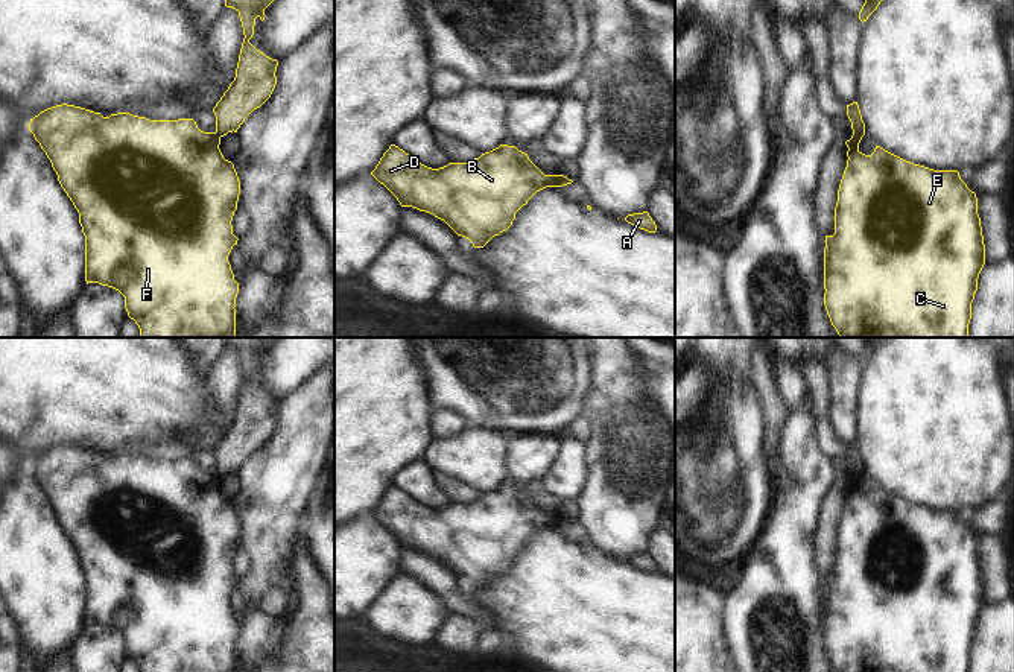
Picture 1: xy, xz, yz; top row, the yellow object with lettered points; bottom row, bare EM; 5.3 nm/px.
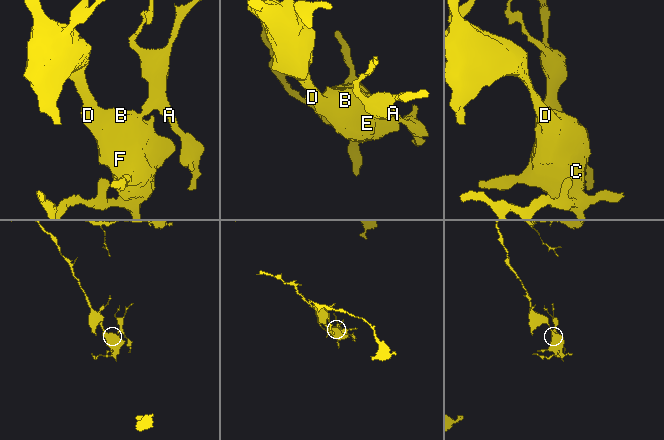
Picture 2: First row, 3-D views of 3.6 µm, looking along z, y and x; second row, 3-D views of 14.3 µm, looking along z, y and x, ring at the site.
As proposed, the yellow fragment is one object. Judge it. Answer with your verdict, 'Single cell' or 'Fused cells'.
Fused cells

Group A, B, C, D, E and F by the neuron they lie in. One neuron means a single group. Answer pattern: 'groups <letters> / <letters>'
groups A / B C D E F

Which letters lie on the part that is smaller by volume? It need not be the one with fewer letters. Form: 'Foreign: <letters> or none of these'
Foreign: A

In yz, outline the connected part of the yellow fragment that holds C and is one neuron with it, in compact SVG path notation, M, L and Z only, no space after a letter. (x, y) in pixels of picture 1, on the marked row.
M851 135L851 138L845 141L848 160L838 190L835 234L825 236L824 306L832 325L841 338L968 338L971 303L978 290L979 274L985 265L985 245L981 217L978 214L976 193L967 187L958 170L933 170L914 164L880 146L876 146L871 155L865 155L859 151L862 137L863 135Z

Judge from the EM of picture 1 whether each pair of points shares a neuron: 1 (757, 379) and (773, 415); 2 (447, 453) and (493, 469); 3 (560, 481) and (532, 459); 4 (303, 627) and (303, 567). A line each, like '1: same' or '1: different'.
1: same
2: same
3: different
4: same

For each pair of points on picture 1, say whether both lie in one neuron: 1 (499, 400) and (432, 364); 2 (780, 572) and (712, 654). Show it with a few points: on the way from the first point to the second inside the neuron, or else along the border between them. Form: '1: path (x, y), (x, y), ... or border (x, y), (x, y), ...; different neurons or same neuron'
1: path (482, 402), (468, 402), (447, 380); same neuron
2: border (724, 601), (724, 637), (731, 656); different neurons

